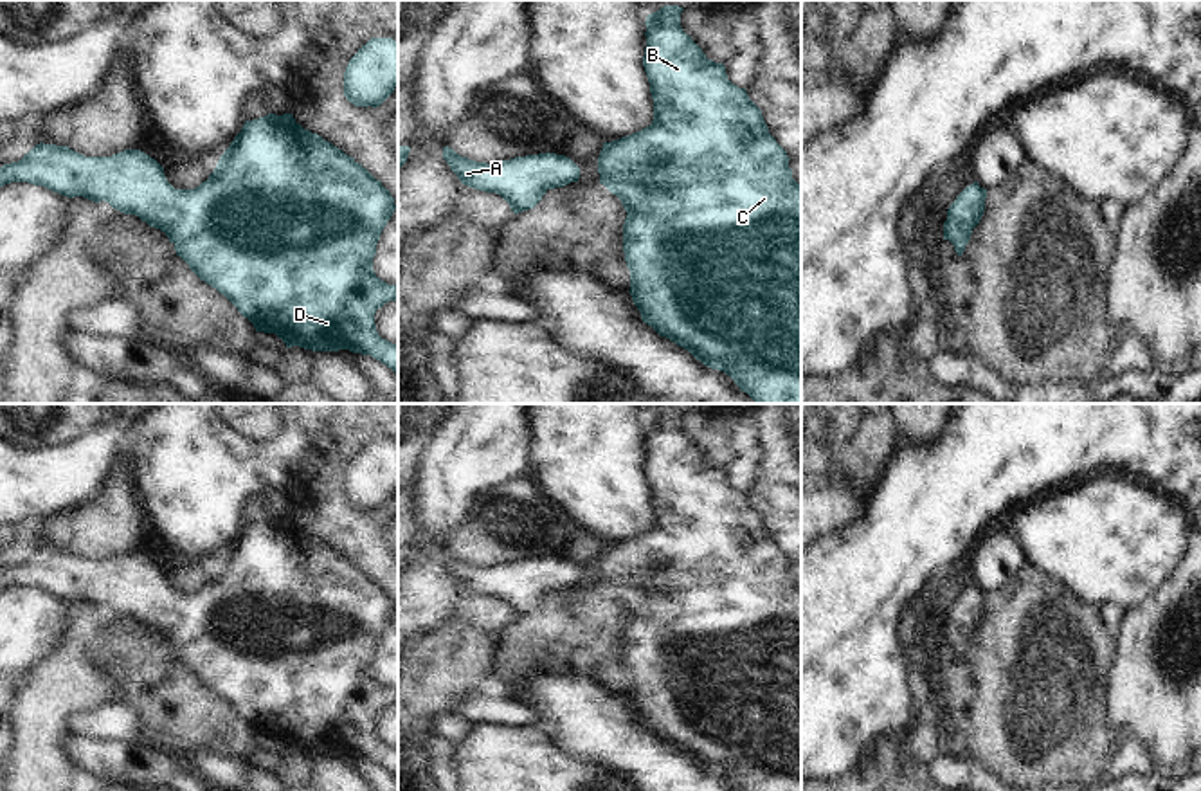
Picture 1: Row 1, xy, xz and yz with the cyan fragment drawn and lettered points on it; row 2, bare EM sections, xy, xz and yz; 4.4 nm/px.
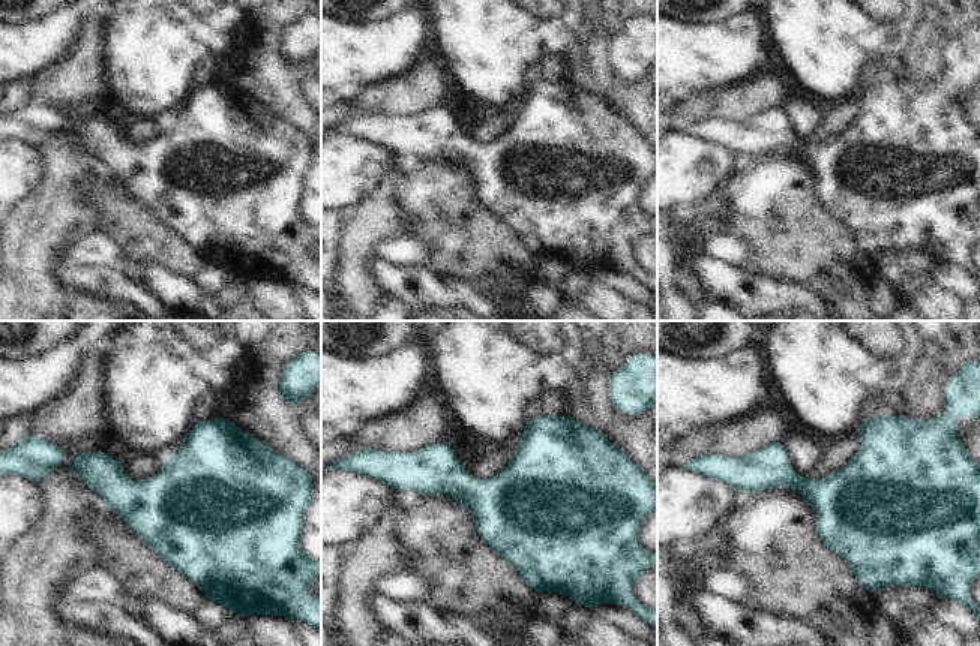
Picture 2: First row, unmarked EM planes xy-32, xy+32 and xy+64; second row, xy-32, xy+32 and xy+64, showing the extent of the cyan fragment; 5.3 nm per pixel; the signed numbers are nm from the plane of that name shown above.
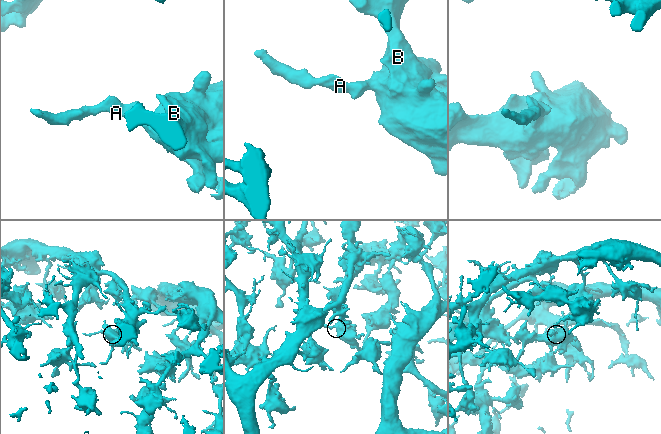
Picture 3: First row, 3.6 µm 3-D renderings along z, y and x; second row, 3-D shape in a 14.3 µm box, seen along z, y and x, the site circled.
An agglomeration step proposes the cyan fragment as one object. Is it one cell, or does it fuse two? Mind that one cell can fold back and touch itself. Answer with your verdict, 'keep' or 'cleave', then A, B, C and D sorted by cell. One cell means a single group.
keep; A B C D

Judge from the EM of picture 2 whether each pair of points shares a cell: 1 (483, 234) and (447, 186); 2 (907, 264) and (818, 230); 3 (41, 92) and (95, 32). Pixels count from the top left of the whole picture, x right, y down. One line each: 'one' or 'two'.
1: one
2: two
3: one

